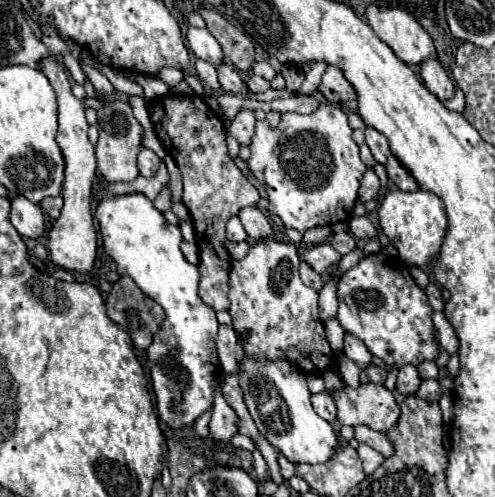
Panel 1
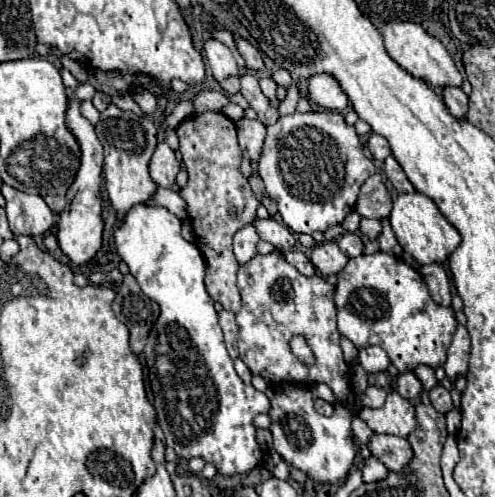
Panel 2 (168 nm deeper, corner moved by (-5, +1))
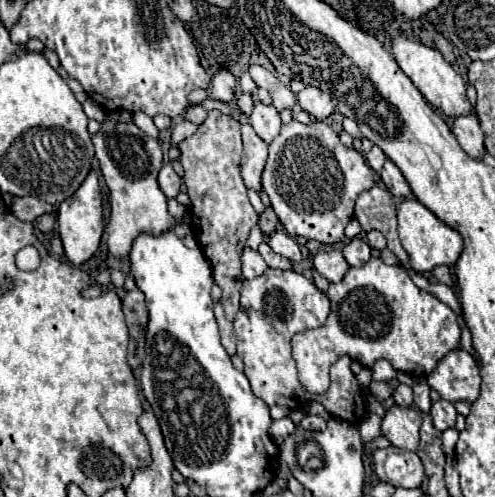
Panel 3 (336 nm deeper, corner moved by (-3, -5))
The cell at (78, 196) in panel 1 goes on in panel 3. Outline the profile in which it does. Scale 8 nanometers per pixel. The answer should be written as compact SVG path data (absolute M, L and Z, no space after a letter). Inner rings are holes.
M92 170L88 178L82 182L82 186L74 192L72 198L64 200L58 208L58 232L64 244L64 252L68 260L76 266L92 258L92 254L98 250L102 232L104 232L104 216L102 216L102 196L100 196L100 186L98 186L98 176Z

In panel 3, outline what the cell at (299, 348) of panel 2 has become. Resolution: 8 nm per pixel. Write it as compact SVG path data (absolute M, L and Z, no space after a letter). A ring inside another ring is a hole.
M370 258L364 266L350 268L340 282L330 284L326 294L332 302L332 310L326 322L316 328L312 336L304 336L302 332L292 338L292 352L298 364L300 384L312 394L324 394L328 390L328 368L342 356L350 356L366 368L372 368L376 360L384 358L398 372L426 378L436 368L440 358L460 346L460 326L456 314L436 296L420 290L402 266L388 266L382 258Z

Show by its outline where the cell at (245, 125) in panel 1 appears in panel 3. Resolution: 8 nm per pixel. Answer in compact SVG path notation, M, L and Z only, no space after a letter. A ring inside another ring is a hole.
M250 124L242 126L242 140L244 140L244 156L242 156L242 178L246 188L260 192L262 190L262 170L266 164L266 156L268 156L268 144L264 140L260 140L260 136L254 132L254 128Z

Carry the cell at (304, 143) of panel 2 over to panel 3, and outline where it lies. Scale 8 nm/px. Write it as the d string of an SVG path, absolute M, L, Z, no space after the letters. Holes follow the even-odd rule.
M294 120L282 126L282 132L268 148L262 186L292 238L304 236L328 246L344 240L344 228L352 220L358 196L374 186L372 176L374 172L366 166L366 160L356 150L342 146L328 124L312 122L306 126Z

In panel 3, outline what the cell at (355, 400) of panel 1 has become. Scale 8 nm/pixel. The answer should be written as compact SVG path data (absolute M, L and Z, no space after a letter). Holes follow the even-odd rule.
M392 406L382 420L382 436L386 436L396 448L416 452L418 432L422 424L422 414L416 408Z

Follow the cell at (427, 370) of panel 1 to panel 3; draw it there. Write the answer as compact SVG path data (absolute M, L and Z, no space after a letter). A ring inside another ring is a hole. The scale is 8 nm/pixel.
M418 378L416 384L414 384L414 404L416 408L420 408L422 412L428 412L430 410L430 388L428 384L424 382L424 378Z

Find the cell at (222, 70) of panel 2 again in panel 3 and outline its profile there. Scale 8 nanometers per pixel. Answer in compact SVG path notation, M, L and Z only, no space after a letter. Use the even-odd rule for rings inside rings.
M220 70L212 78L212 100L220 100L224 104L230 104L234 100L236 90L236 78L228 70Z

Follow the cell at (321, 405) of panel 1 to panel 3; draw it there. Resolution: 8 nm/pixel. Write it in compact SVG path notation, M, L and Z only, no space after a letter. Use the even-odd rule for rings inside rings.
M304 416L304 420L298 424L300 428L304 428L304 430L314 430L314 432L320 432L320 430L324 430L326 428L326 422L320 418L320 416Z

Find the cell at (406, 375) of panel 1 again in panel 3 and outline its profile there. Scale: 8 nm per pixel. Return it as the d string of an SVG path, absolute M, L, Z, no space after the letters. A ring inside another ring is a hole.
M400 384L396 390L394 390L394 402L398 404L398 406L412 406L412 388L410 386L406 386L406 384Z

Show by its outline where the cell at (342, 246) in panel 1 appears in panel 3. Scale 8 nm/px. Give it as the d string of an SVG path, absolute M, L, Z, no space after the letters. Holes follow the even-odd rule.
M352 238L342 248L342 254L350 266L364 266L370 260L370 246L362 238Z

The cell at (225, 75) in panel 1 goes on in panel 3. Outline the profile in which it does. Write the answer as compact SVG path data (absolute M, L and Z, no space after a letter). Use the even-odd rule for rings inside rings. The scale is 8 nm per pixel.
M254 96L254 112L250 116L250 126L266 144L270 144L280 134L280 128L282 128L280 114L274 106L266 106Z

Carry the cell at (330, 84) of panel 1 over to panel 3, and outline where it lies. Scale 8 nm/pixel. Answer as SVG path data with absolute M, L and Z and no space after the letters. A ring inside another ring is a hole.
M306 86L302 92L298 92L298 102L300 102L302 110L306 110L316 120L324 120L326 116L330 116L334 112L330 94L322 92L314 86Z

